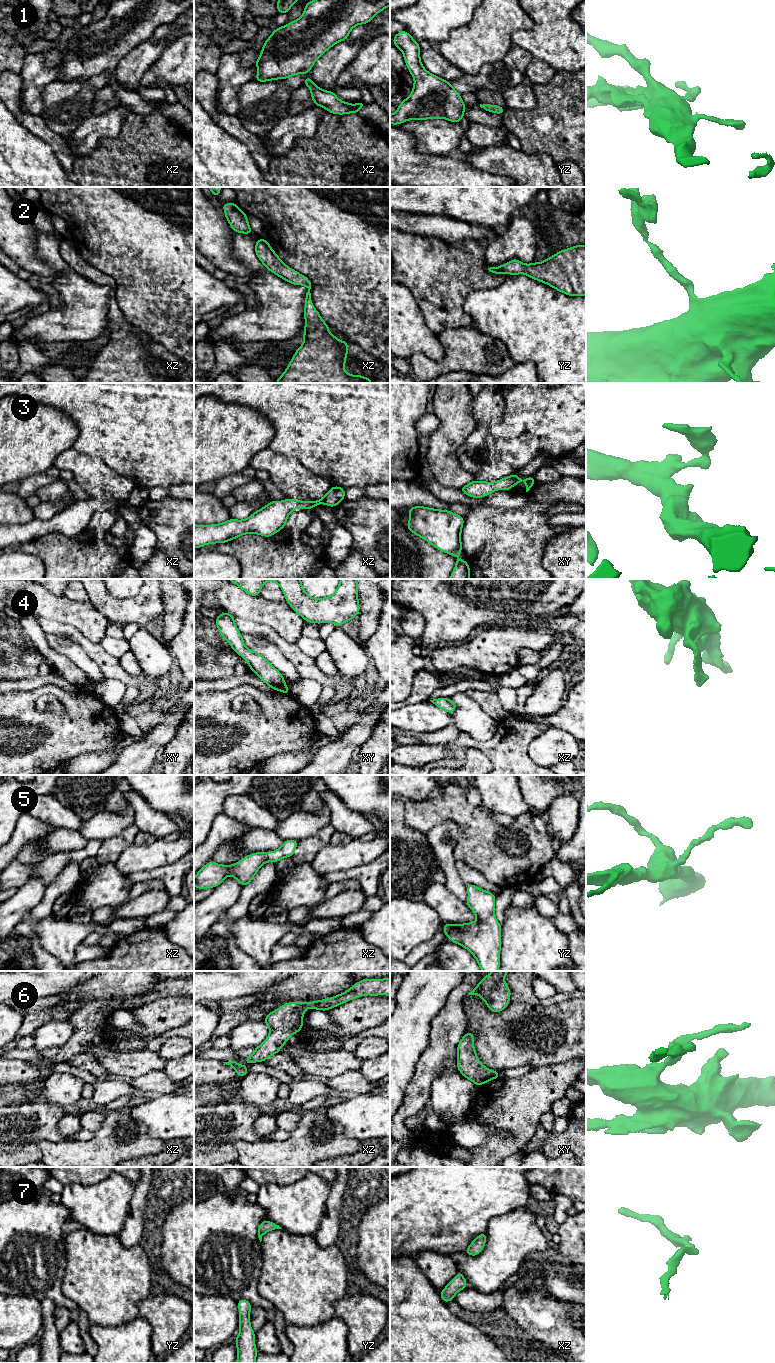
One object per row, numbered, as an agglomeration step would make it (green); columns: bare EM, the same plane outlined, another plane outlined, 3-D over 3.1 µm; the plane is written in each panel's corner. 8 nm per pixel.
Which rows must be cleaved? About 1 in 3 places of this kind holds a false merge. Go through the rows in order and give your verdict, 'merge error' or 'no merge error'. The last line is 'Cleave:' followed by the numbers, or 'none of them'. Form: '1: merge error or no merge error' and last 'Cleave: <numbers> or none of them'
1: no merge error
2: no merge error
3: no merge error
4: no merge error
5: no merge error
6: no merge error
7: no merge error
Cleave: none of them

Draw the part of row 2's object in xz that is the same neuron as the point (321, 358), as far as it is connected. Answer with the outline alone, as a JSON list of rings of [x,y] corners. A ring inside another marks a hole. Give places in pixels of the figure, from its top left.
[[[257,239],[255,252],[259,260],[264,264],[265,269],[270,270],[278,277],[294,285],[303,285],[308,288],[305,295],[305,328],[304,342],[296,350],[284,373],[277,378],[276,383],[372,383],[372,380],[362,375],[350,375],[345,369],[348,341],[339,341],[336,336],[331,334],[327,325],[321,318],[319,312],[311,301],[311,282],[309,279],[288,267],[274,252],[266,239]]]

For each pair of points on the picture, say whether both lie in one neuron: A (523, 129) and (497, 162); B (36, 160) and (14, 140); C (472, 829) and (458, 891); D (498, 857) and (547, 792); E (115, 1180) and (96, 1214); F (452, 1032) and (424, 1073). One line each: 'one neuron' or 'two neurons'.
A: two neurons
B: one neuron
C: two neurons
D: two neurons
E: one neuron
F: one neuron

